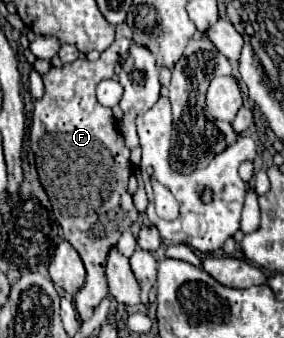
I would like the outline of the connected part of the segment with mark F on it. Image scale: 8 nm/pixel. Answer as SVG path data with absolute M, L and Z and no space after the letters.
M123 22L117 24L117 40L101 52L101 58L91 62L87 58L77 58L71 64L63 64L63 68L51 68L43 76L45 84L45 96L35 102L35 112L31 120L31 150L35 154L35 166L39 172L39 180L53 204L53 214L59 226L65 232L65 238L71 242L71 246L79 252L85 270L87 270L87 282L85 286L75 294L75 308L79 314L79 320L85 322L93 316L99 302L109 294L107 280L105 280L105 260L107 252L113 244L117 244L119 236L137 220L137 208L133 206L131 196L127 194L127 180L133 172L133 166L129 162L129 150L123 144L123 136L117 130L115 116L111 108L101 106L95 98L95 86L103 78L115 76L115 66L119 56L125 56L131 46L131 28Z

